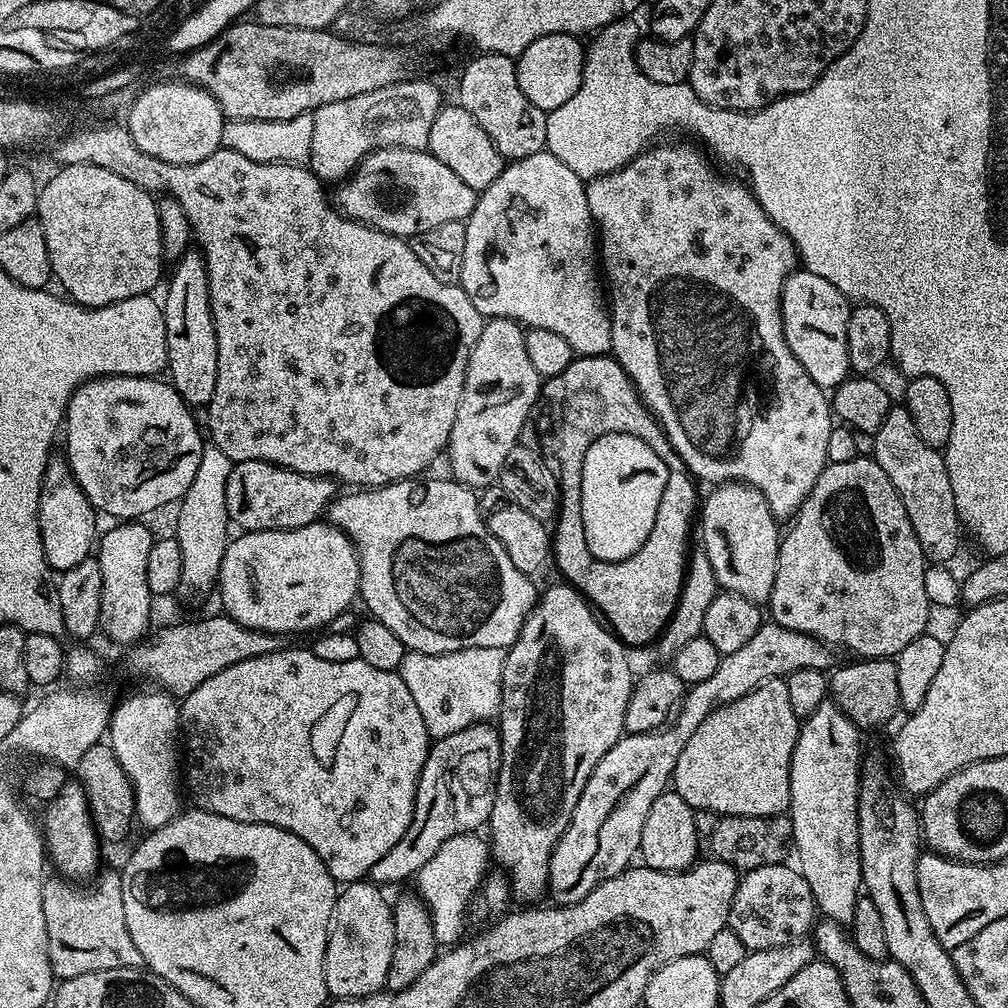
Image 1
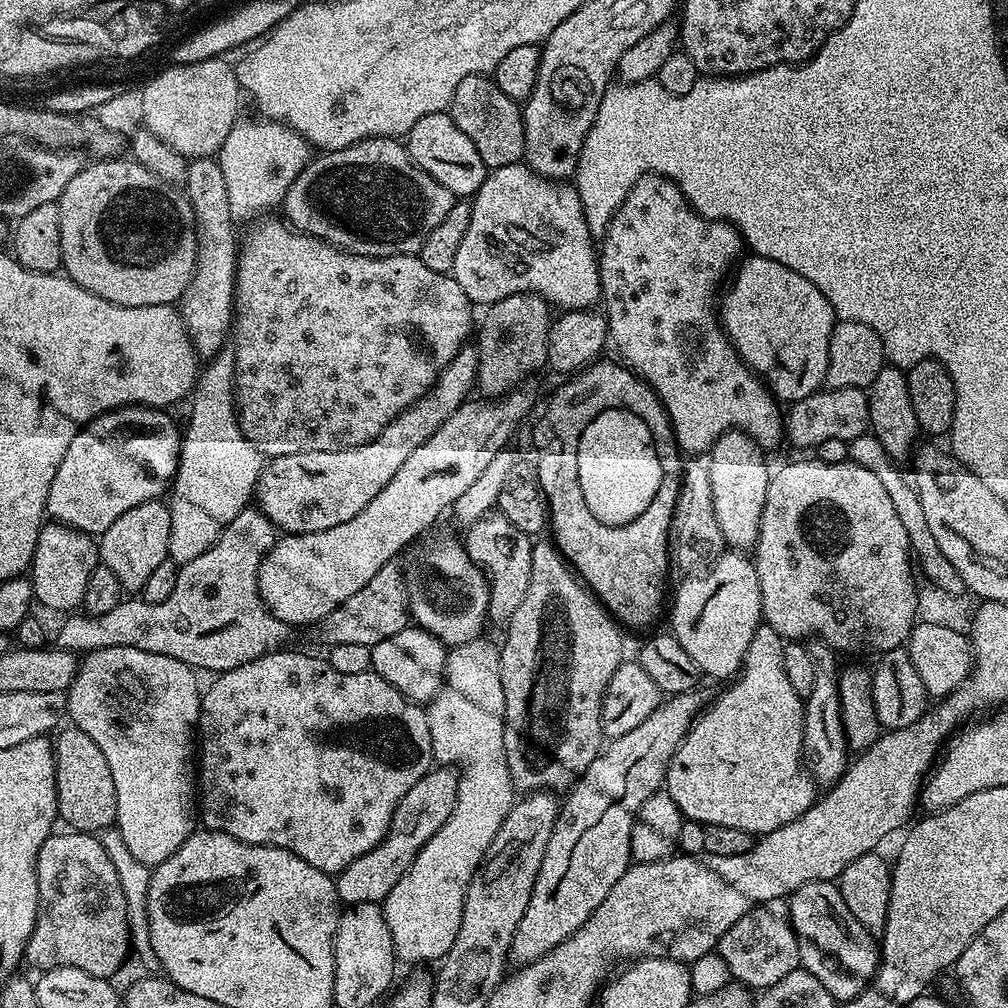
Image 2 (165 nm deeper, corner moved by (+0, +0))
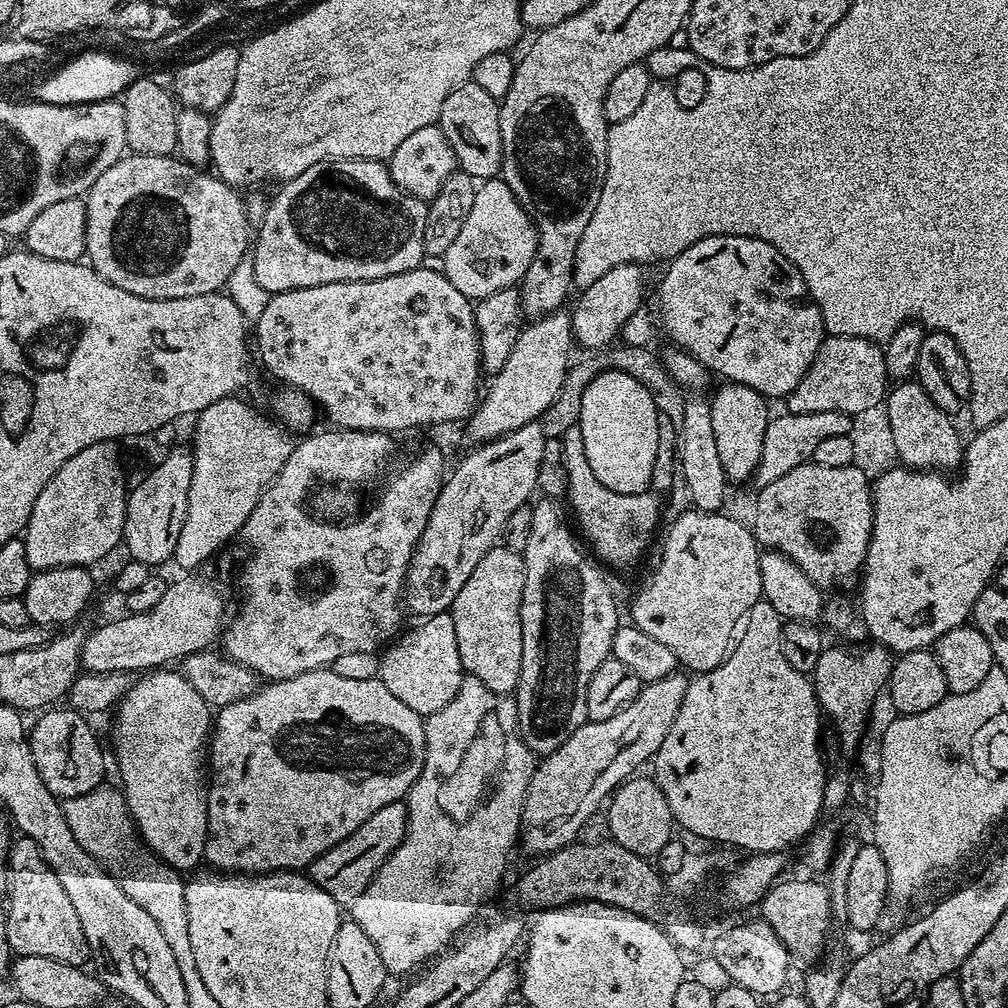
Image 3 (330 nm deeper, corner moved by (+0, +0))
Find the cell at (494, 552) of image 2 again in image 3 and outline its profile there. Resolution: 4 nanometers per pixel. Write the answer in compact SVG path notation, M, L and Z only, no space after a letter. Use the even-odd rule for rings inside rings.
M503 546L492 548L474 566L466 586L458 590L450 609L454 618L454 634L458 634L458 654L465 673L490 690L515 693L522 666L522 590L524 589L524 557Z

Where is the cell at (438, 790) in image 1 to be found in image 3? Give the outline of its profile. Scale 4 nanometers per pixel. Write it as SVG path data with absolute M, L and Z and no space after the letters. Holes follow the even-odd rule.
M404 800L390 802L390 806L382 806L382 810L370 814L350 838L342 838L338 846L330 846L326 854L314 858L314 862L309 864L306 869L306 875L309 880L313 880L334 902L342 906L350 906L366 886L376 877L376 872L384 865L386 858L394 854L394 850L402 842L406 834L408 825L408 805Z

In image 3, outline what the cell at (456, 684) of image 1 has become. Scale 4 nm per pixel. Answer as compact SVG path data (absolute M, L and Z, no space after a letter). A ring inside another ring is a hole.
M465 675L462 686L458 686L458 694L454 694L454 698L450 698L450 702L442 706L442 710L426 717L424 722L426 754L422 770L406 797L408 805L406 834L394 850L394 854L390 854L390 858L386 858L384 865L376 872L376 877L370 882L370 886L366 886L366 890L362 890L362 894L358 894L358 898L354 898L354 902L350 905L350 919L358 926L362 926L363 932L370 937L370 942L374 942L374 950L378 950L378 958L382 958L385 973L412 971L415 973L421 966L427 965L429 961L439 956L453 943L455 937L461 935L477 919L476 911L479 910L480 903L495 890L496 883L503 878L508 855L511 854L512 847L515 849L518 844L520 815L522 802L526 798L526 786L530 786L530 778L538 763L536 753L525 746L519 726L515 699L503 692L490 690L490 686L478 682L478 678L469 675Z

